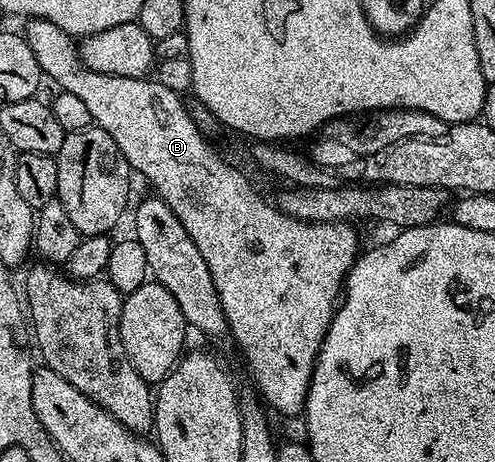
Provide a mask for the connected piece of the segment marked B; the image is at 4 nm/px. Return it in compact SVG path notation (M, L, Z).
M36 17L27 20L25 25L24 36L26 42L28 47L32 47L32 55L36 55L36 63L42 68L43 74L49 80L51 77L52 80L58 81L57 88L61 92L78 96L88 106L91 122L97 128L108 131L108 135L112 135L112 143L116 143L116 147L120 147L120 151L124 155L124 159L130 164L131 170L137 176L139 173L148 184L154 185L153 192L161 197L164 203L168 203L168 207L176 215L176 219L180 219L180 223L184 223L184 231L188 231L192 243L196 243L196 247L200 247L200 255L204 255L204 263L208 263L208 271L212 271L212 283L216 283L216 291L222 304L222 310L230 324L230 336L234 338L235 346L239 350L242 348L242 353L246 356L251 371L254 372L255 383L253 382L253 384L256 386L261 400L269 408L271 405L276 412L283 413L286 417L294 417L297 413L299 416L305 410L306 393L310 389L310 376L314 373L314 364L318 362L318 352L323 339L326 337L330 320L335 315L336 306L339 304L344 282L360 253L359 234L356 232L355 226L345 221L301 221L295 217L290 217L287 213L283 213L281 209L273 204L270 204L271 206L266 205L265 199L250 186L249 179L242 174L243 170L231 165L225 156L221 157L210 146L213 144L196 129L196 124L192 123L192 119L188 117L188 112L185 111L183 98L179 95L177 97L170 90L173 88L169 84L157 79L151 79L149 76L121 77L120 75L108 75L100 71L92 71L78 56L78 45L75 38L60 27L56 27L56 23L48 23L44 19Z

